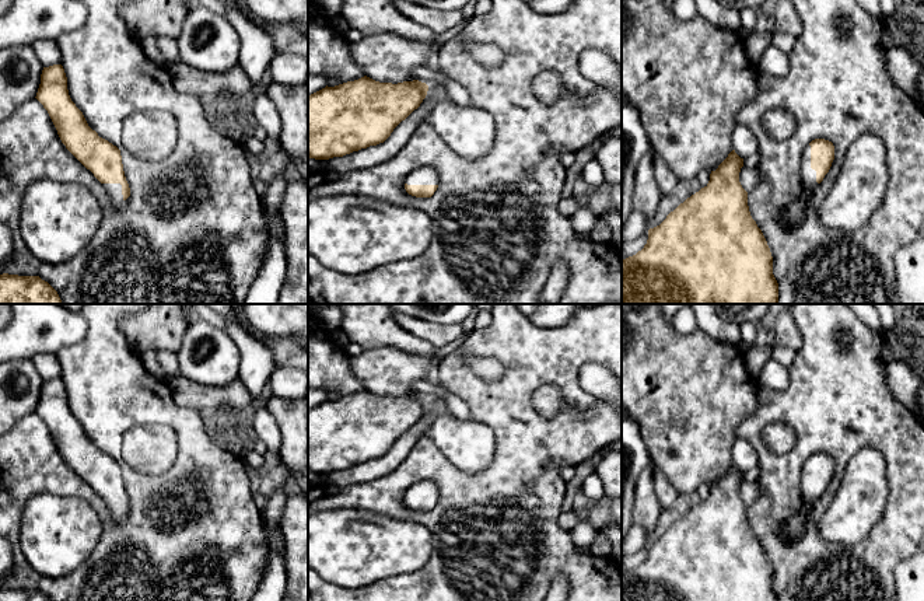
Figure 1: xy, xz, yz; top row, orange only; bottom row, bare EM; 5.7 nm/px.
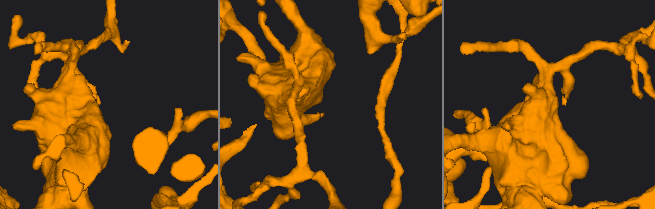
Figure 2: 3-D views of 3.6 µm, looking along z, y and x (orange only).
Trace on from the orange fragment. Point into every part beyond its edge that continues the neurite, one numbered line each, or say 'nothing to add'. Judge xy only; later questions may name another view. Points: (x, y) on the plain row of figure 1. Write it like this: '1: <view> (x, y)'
1: xy (114, 503)

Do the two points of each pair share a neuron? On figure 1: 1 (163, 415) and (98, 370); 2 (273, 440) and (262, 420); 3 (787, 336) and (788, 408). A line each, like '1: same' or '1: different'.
1: same
2: same
3: different

